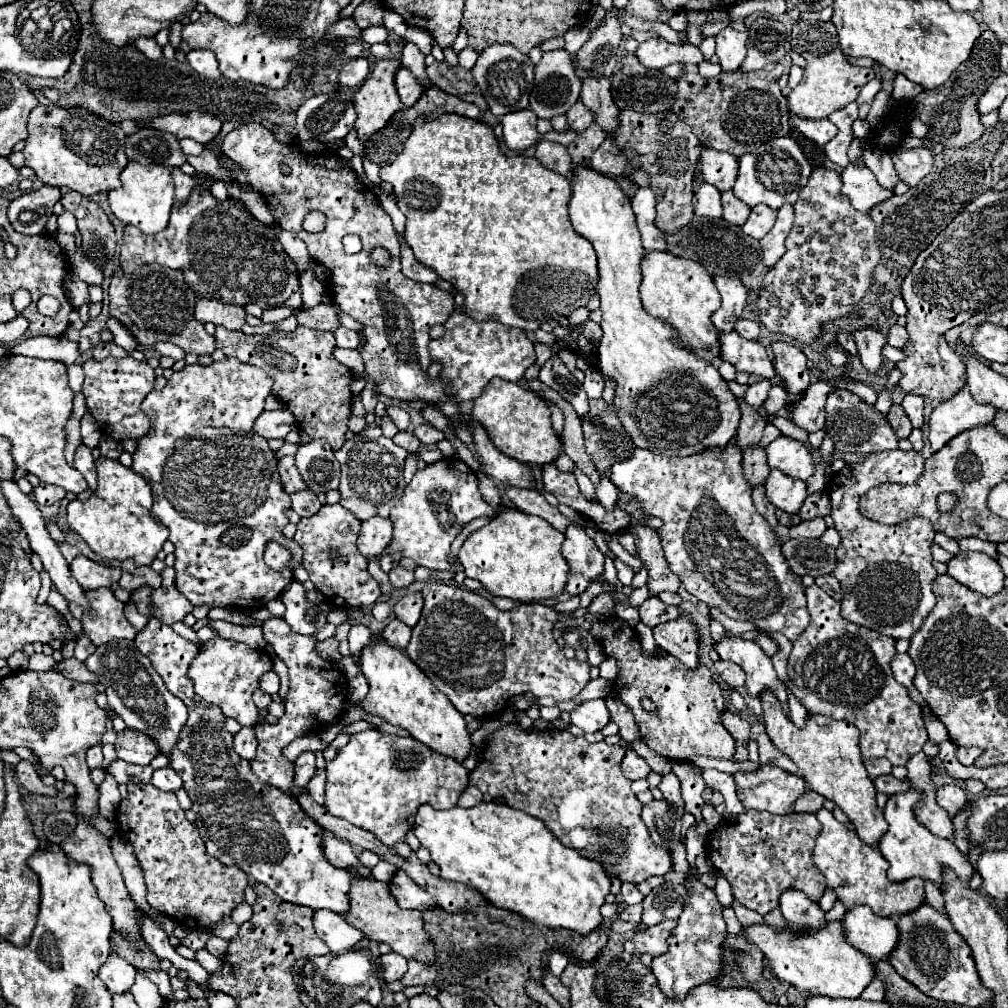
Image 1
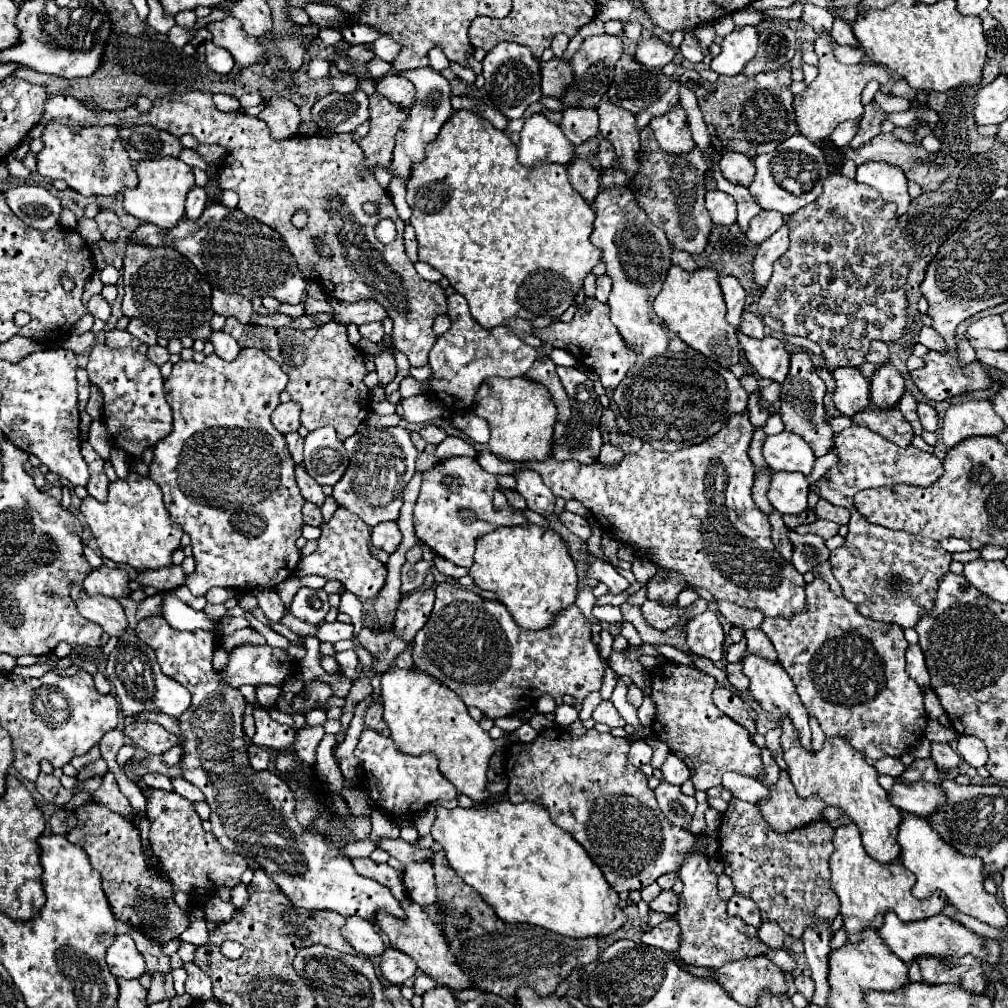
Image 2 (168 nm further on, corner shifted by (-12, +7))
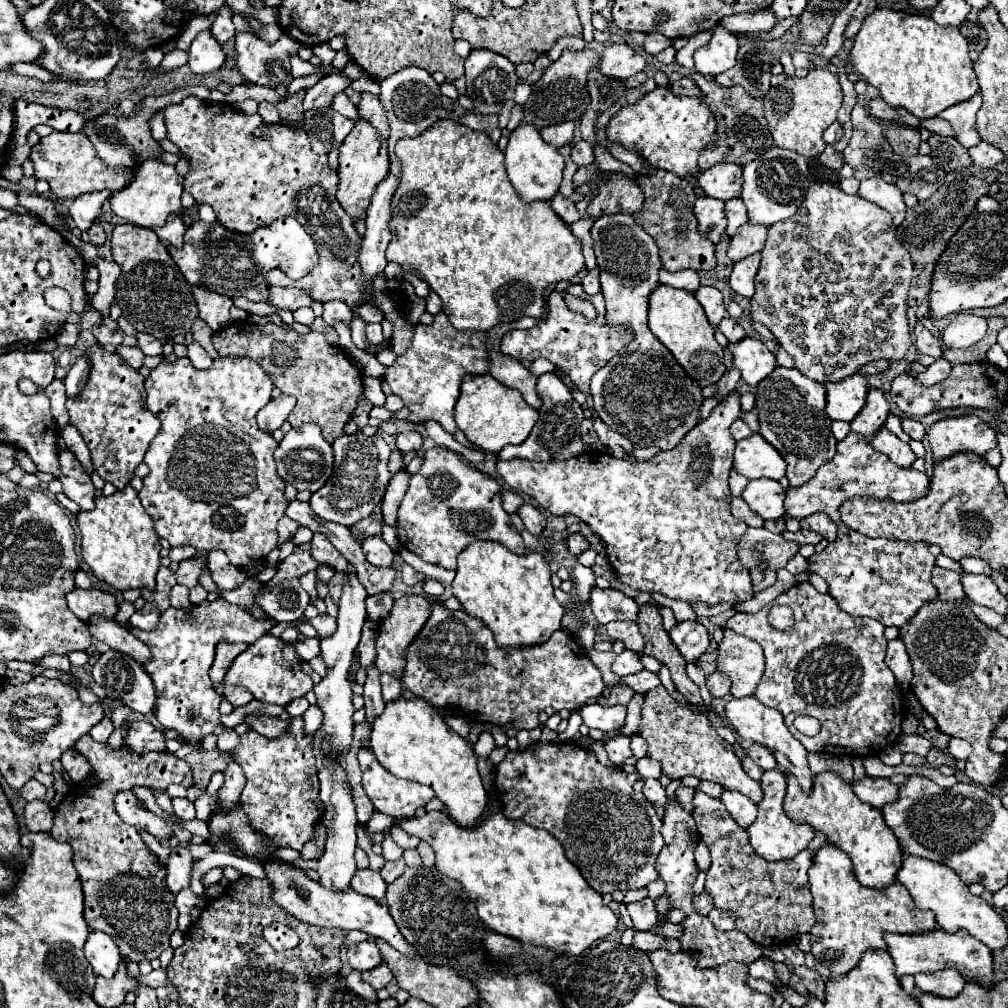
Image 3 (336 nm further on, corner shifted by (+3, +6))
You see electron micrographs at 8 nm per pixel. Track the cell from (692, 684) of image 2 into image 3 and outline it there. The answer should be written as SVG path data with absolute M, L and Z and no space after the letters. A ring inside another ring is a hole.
M657 686L645 694L645 704L641 710L641 724L637 734L647 740L647 754L661 762L661 770L671 780L685 776L695 776L699 780L711 780L721 784L725 790L737 790L745 794L751 802L759 804L763 800L763 790L759 782L747 776L741 768L741 760L735 756L729 742L725 742L715 728L709 724L705 714L695 714L689 708L681 708L663 686Z

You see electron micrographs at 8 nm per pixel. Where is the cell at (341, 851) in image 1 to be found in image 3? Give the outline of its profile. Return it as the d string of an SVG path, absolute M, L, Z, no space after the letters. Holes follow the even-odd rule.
M357 870L355 878L351 880L351 888L355 892L363 894L363 896L369 896L369 898L375 898L377 902L383 902L387 884L379 876L379 872L373 872L373 870Z

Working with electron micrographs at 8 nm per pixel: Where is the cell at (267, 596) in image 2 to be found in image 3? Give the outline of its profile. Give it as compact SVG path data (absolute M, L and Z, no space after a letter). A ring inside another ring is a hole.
M211 550L209 558L207 558L207 566L211 570L213 582L223 590L235 590L247 580L245 570L233 566L229 562L229 558L225 558L225 554L219 550Z

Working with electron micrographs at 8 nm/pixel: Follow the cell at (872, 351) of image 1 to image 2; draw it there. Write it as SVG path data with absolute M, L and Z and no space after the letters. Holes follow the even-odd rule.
M884 363L872 375L872 403L876 407L892 407L904 393L904 379L894 365Z

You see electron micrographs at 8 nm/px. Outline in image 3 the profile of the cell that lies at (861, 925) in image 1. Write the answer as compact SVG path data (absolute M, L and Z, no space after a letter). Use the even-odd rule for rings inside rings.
M929 932L929 936L885 936L889 944L889 954L895 962L895 974L919 974L919 972L937 972L945 968L957 970L963 978L983 986L993 988L993 956L991 950L985 948L977 938L969 936L969 932L957 932L949 936L947 932Z

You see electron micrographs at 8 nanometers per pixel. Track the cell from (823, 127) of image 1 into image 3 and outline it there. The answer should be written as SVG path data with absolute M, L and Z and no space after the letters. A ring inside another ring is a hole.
M833 122L833 124L825 130L825 134L823 134L823 138L825 138L827 144L835 144L835 142L839 142L841 136L843 136L843 128L841 128L839 122Z

